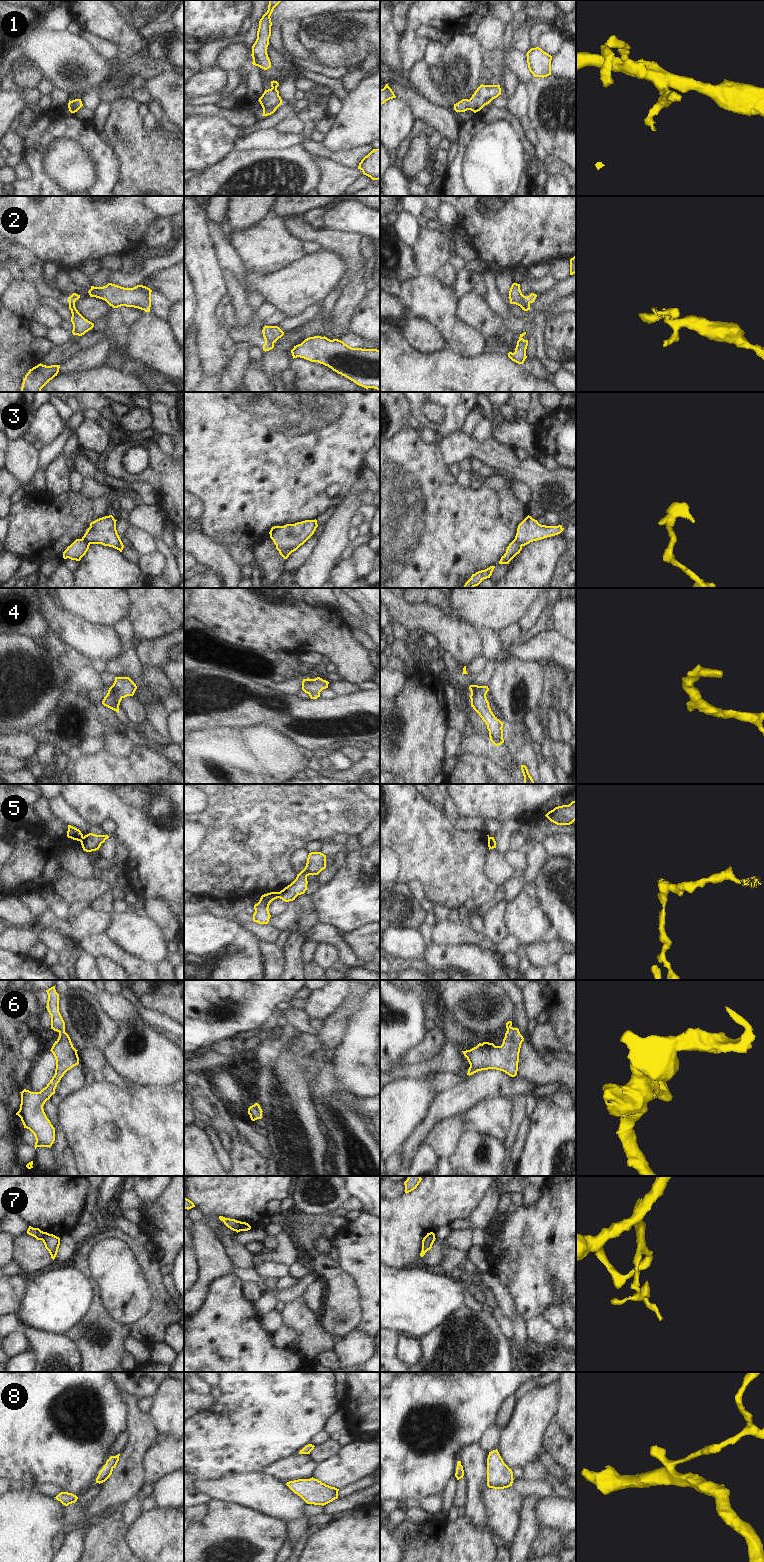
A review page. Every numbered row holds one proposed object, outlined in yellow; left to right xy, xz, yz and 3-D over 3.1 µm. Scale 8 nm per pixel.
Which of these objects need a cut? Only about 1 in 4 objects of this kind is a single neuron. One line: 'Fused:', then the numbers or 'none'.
Fused: 2, 3, 5, 7

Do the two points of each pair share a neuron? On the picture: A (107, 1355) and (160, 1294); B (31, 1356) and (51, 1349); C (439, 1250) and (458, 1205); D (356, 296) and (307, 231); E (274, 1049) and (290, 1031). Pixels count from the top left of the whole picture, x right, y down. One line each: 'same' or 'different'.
A: same
B: different
C: same
D: same
E: same

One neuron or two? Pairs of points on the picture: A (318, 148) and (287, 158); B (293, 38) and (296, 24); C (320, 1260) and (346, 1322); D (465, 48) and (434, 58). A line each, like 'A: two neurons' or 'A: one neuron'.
A: two neurons
B: one neuron
C: one neuron
D: two neurons

